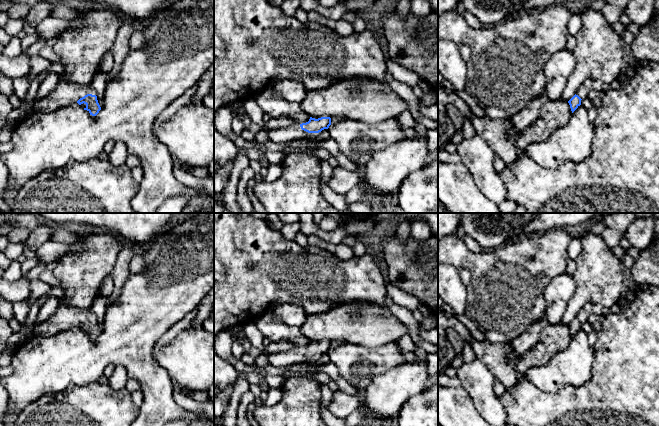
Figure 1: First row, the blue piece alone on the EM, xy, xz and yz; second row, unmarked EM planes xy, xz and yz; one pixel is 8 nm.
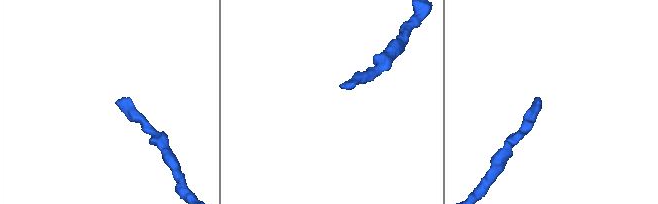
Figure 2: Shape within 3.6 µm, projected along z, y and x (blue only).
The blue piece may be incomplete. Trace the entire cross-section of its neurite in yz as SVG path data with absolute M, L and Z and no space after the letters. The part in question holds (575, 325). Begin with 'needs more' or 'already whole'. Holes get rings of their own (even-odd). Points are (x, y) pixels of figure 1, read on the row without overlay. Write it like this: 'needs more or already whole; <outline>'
needs more; M587 303L577 314L576 318L568 325L572 337L581 329L581 325L588 321L592 313L592 304Z

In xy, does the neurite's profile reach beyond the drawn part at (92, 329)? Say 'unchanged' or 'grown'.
grown

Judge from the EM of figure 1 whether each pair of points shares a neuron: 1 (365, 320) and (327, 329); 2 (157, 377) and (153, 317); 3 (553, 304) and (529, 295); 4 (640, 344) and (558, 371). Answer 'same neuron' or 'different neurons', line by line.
1: same neuron
2: same neuron
3: different neurons
4: different neurons

